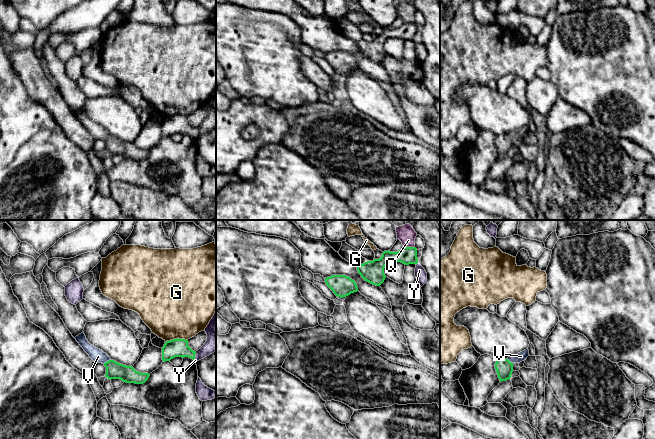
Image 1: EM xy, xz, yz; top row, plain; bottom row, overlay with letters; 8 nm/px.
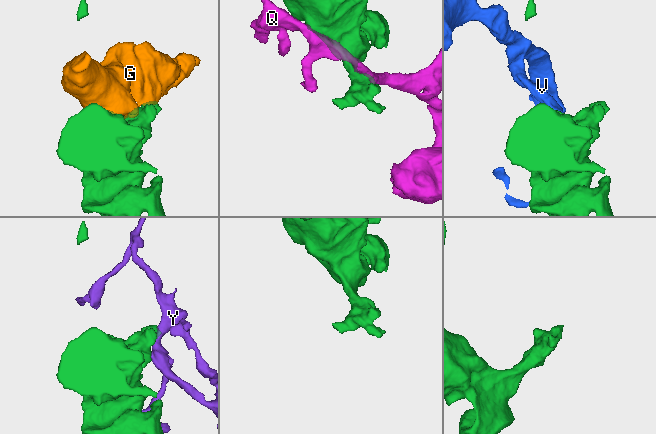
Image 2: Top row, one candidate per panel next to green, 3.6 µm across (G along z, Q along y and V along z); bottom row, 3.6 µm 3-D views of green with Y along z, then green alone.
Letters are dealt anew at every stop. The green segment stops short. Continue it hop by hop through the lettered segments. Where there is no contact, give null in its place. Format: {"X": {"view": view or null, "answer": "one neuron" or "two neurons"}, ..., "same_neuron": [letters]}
{"G": {"view": "xy", "answer": "two neurons"}, "Q": {"view": "xz", "answer": "two neurons"}, "V": {"view": "xy", "answer": "one neuron"}, "Y": {"view": "xy", "answer": "two neurons"}, "same_neuron": ["V"]}

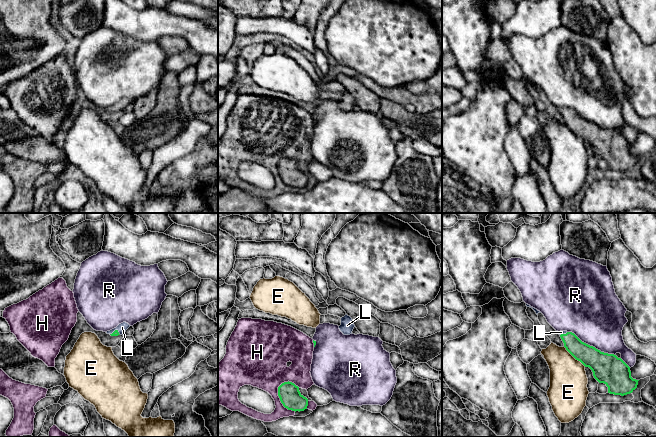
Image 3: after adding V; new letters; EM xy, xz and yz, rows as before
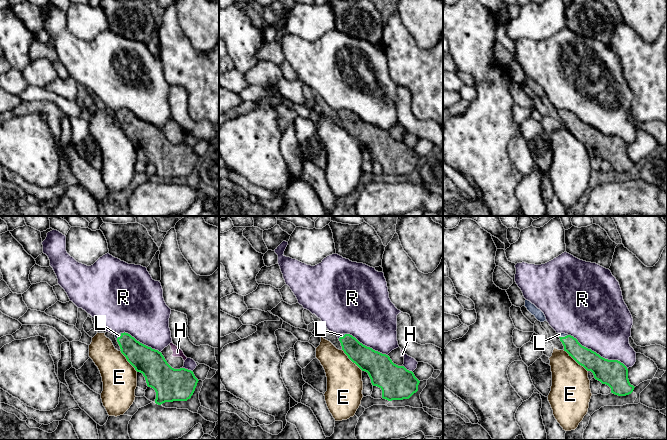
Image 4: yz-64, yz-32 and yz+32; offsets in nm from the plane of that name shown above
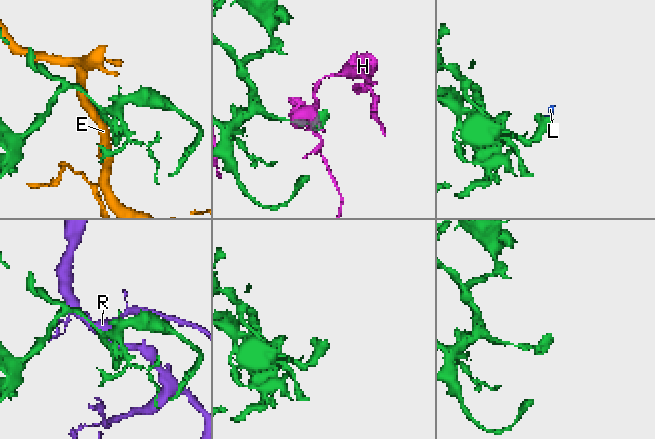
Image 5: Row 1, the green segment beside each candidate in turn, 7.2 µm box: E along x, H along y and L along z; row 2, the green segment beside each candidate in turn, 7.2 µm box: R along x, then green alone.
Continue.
{"E": {"view": "yz", "answer": "two neurons"}, "H": {"view": "xz", "answer": "two neurons"}, "L": {"view": "xy", "answer": "one neuron"}, "R": {"view": "yz", "answer": "two neurons"}, "same_neuron": ["L"]}

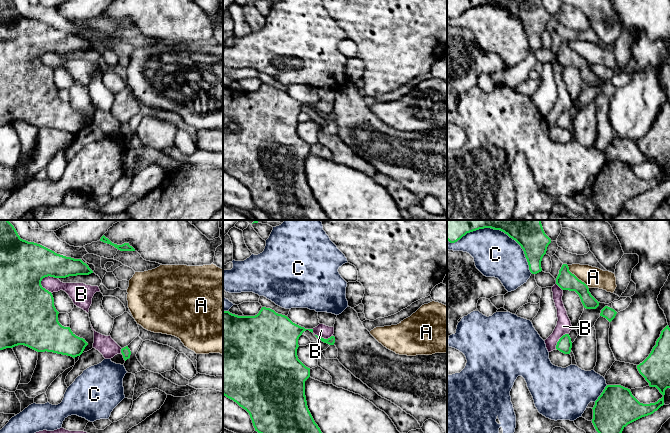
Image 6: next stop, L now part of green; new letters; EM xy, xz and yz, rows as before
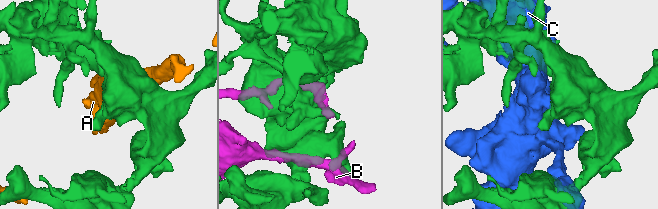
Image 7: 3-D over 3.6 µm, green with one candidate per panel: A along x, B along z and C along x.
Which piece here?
{"A": {"view": "yz", "answer": "two neurons"}, "B": {"view": "xy", "answer": "two neurons"}, "C": {"view": "yz", "answer": "two neurons"}, "same_neuron": []}

